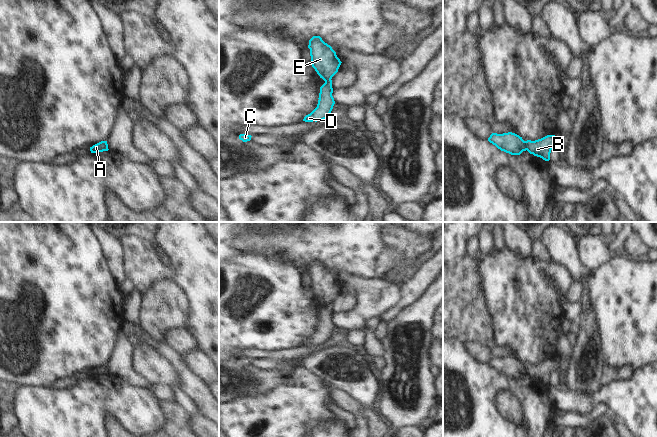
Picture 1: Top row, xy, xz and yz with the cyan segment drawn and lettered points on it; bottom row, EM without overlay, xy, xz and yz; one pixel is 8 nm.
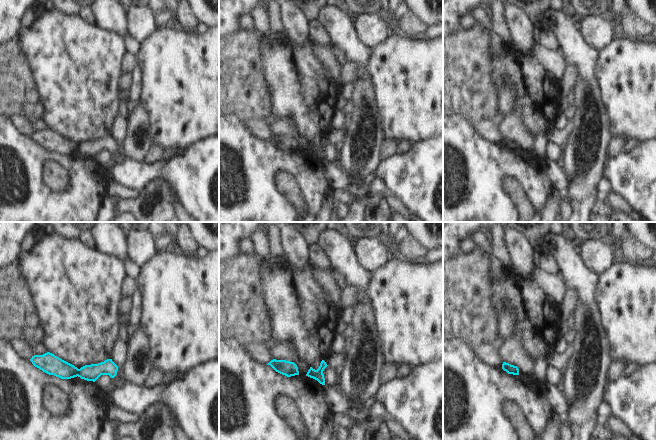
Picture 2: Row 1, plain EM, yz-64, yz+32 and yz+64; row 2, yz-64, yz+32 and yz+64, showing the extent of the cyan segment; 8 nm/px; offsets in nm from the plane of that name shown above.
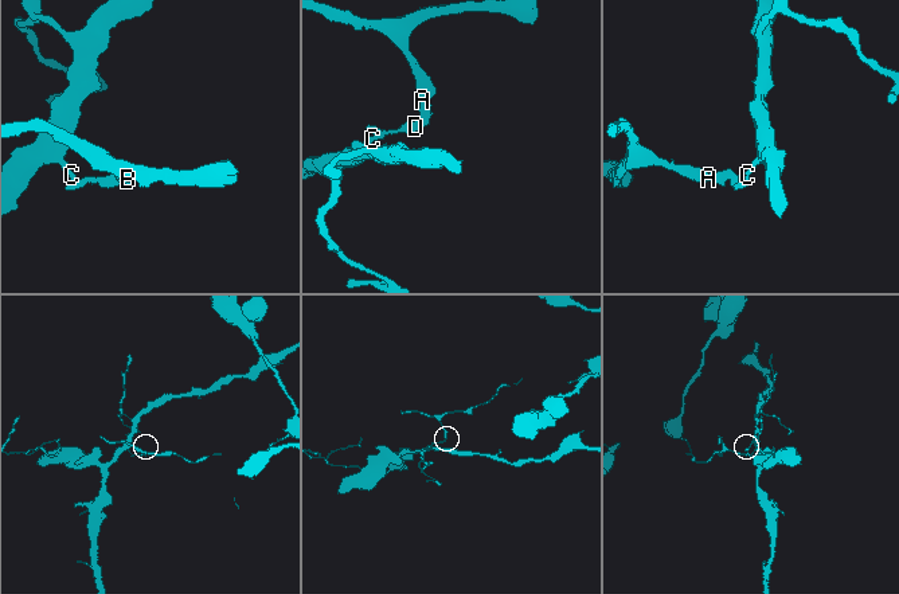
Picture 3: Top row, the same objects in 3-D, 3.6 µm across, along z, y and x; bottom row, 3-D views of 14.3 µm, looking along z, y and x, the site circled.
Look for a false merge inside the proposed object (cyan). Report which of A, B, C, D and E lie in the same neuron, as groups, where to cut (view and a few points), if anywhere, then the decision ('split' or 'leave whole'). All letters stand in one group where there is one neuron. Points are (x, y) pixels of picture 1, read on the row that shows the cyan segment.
groups A E / B C D; cut yz (524, 141), (526, 149); split

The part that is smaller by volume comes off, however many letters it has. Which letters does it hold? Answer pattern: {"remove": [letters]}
{"remove": ["A", "E"]}

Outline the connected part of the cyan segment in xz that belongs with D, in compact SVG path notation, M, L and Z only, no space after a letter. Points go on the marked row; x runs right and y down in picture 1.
M332 80L325 81L325 83L320 87L317 107L310 114L306 115L303 121L317 122L329 117L335 104L332 93Z

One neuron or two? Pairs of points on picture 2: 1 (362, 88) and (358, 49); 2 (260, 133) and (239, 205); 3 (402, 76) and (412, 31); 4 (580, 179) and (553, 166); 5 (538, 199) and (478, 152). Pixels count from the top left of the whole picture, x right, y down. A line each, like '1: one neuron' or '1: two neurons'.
1: one neuron
2: two neurons
3: two neurons
4: two neurons
5: one neuron

